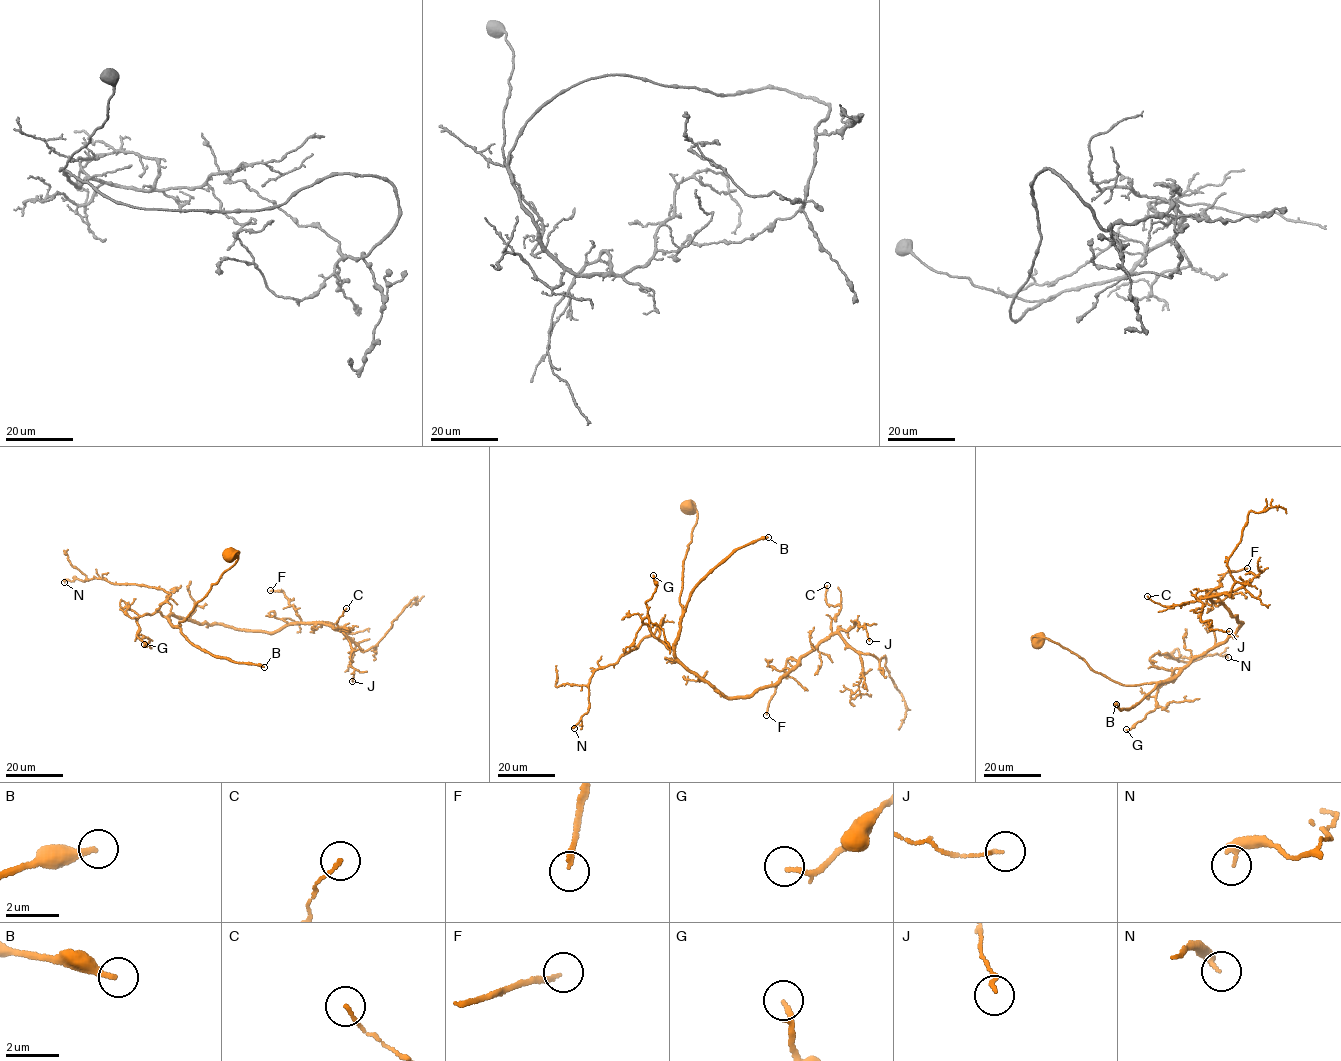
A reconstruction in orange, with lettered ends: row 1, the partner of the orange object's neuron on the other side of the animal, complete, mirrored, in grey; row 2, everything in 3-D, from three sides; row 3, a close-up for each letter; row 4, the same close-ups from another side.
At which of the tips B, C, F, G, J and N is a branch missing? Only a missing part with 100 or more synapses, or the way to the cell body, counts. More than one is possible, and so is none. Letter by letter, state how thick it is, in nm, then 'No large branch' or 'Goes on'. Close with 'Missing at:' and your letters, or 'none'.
B: Thickness 240 nm. Goes on
C: Thickness 120 nm. No large branch
F: Thickness 150 nm. No large branch
G: Thickness 110 nm. No large branch
J: Thickness 120 nm. No large branch
N: Thickness 300 nm. No large branch
Missing at: B

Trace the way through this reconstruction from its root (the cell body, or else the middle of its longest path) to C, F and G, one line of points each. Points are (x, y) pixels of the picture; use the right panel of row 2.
C: (1038, 641), (1057, 642), (1094, 671), (1133, 686), (1169, 681), (1243, 621), (1209, 596), (1172, 608), (1147, 596)
F: (1038, 641), (1057, 642), (1123, 685), (1169, 681), (1242, 622), (1207, 590), (1227, 572), (1247, 568)
G: (1038, 641), (1057, 642), (1123, 685), (1162, 683), (1183, 668), (1158, 685), (1155, 709), (1126, 729)

